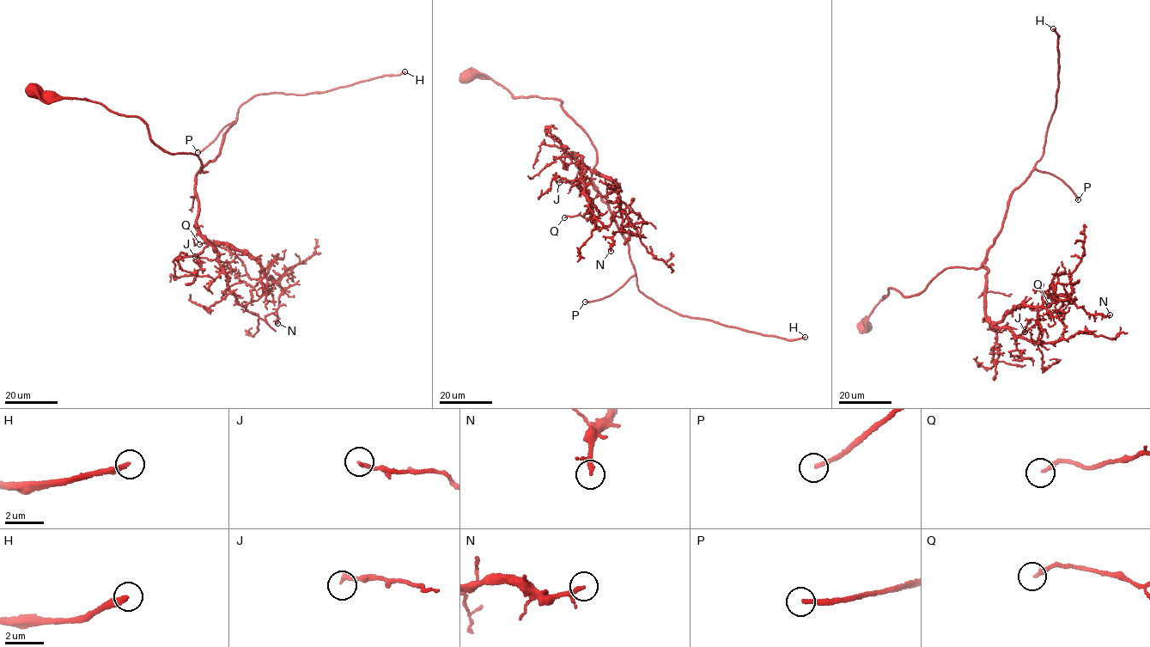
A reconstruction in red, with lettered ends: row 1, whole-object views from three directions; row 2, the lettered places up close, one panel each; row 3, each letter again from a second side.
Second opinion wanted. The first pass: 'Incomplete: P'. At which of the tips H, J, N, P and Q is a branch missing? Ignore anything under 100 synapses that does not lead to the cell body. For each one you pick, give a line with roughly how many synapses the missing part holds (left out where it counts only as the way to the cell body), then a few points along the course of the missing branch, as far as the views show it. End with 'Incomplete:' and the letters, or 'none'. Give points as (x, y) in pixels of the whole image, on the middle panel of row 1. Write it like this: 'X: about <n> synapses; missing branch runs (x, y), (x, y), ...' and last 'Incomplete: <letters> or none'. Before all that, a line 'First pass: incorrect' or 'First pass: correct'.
First pass: incorrect
H: about 250 synapses
P: about 100 synapses; missing branch runs (585, 302), (521, 308), (488, 303), (456, 322), (449, 337)
Incomplete: H, P

